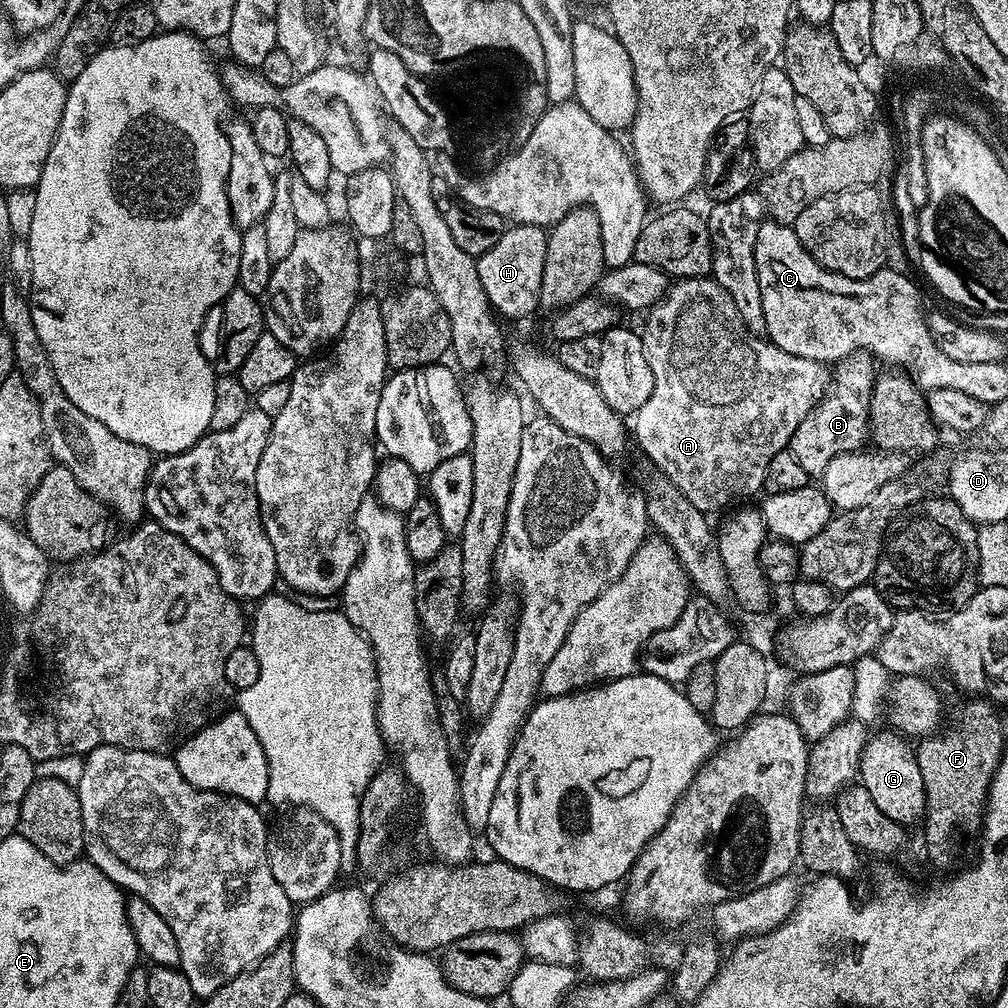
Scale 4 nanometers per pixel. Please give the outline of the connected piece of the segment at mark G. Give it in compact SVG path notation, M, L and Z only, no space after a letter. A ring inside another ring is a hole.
M880 732L877 736L876 733L869 735L862 750L858 780L866 790L870 790L870 798L874 798L878 810L882 810L886 818L894 818L894 822L905 826L919 825L926 802L926 790L922 786L922 770L918 770L913 745L903 735L892 732Z

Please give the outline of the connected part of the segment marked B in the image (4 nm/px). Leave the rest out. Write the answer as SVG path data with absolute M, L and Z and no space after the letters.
M867 354L850 355L835 365L828 391L814 406L814 410L810 410L810 414L798 422L798 430L794 430L787 446L787 451L798 458L809 478L823 477L826 466L830 466L830 461L838 458L838 454L859 452L865 447L869 439L868 403L877 375L877 365L873 357Z

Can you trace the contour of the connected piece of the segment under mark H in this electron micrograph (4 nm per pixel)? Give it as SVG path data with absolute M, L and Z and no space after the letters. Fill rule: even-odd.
M517 224L504 231L502 238L498 238L498 242L477 259L476 269L482 290L486 290L489 304L501 317L520 320L540 308L542 266L546 266L547 241L548 232L545 229L536 224Z

